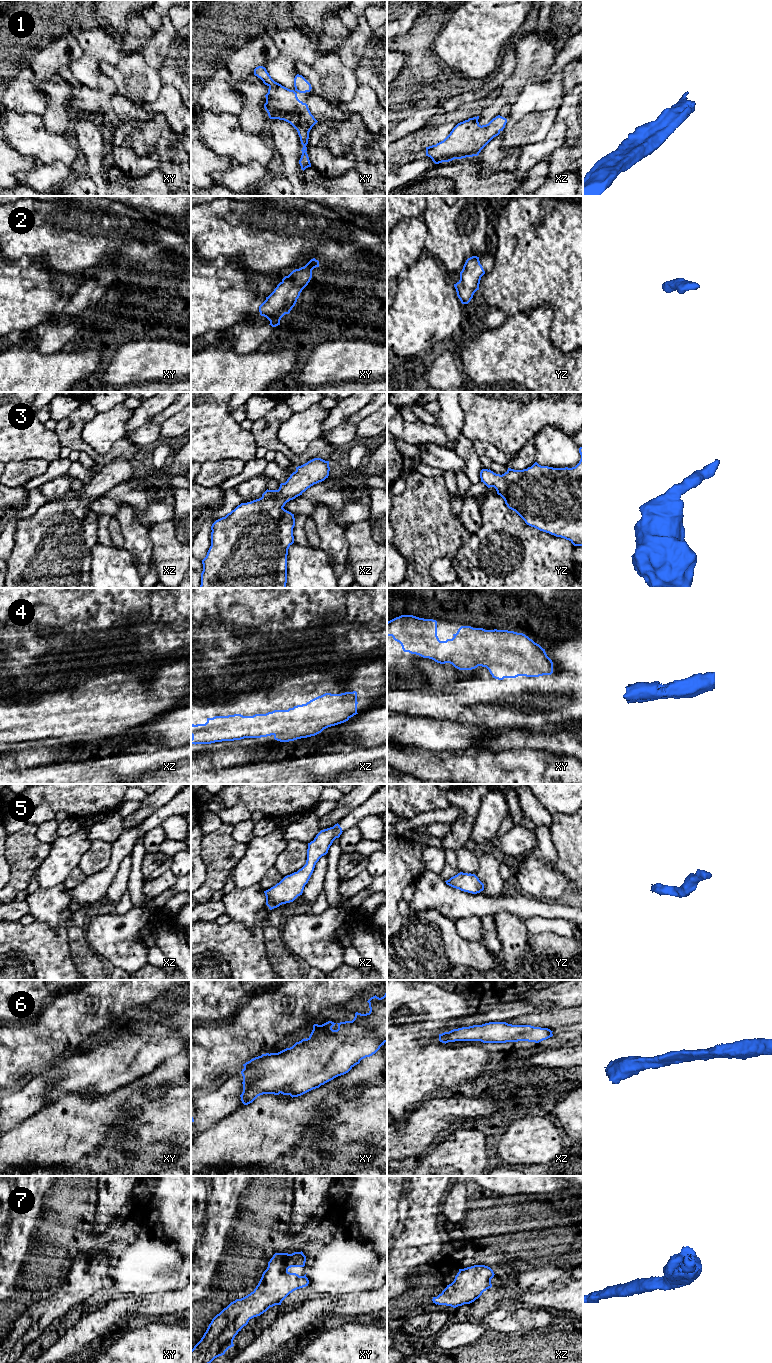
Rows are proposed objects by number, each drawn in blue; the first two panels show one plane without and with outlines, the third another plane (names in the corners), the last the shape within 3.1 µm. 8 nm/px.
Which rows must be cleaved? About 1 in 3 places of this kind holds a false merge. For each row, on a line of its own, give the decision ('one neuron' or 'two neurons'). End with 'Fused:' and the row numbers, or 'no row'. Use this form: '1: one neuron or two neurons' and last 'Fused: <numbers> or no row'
1: one neuron
2: one neuron
3: one neuron
4: one neuron
5: one neuron
6: one neuron
7: one neuron
Fused: no row

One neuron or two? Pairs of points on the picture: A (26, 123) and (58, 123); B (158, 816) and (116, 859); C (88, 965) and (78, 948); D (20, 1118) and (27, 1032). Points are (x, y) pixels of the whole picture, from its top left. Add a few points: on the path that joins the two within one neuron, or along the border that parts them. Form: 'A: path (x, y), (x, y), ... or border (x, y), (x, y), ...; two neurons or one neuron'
A: border (40, 115), (44, 126), (49, 131), (63, 134); two neurons
B: path (146, 825), (123, 847); one neuron
C: path (86, 961), (81, 952); one neuron
D: border (10, 1108), (33, 1114); two neurons

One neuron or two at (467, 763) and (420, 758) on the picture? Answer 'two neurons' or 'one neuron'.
one neuron

